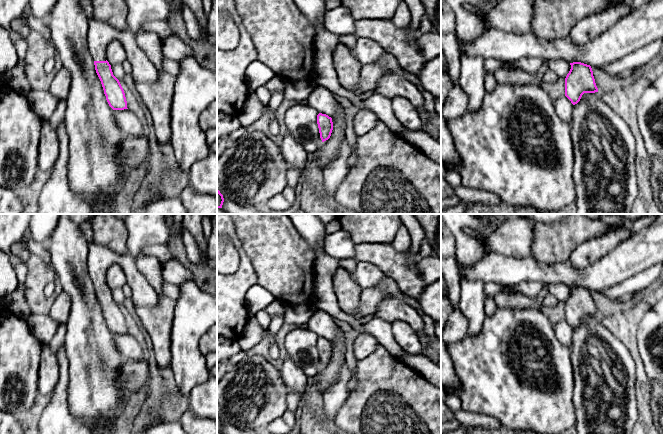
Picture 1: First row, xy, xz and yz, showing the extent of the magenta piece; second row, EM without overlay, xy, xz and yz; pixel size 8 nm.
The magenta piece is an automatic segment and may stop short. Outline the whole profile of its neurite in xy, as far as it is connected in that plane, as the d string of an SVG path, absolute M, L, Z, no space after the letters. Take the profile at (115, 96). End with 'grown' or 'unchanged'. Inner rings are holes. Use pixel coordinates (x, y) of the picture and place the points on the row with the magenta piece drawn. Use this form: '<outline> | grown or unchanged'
M88 18L87 41L89 51L106 100L113 110L128 108L124 90L119 80L113 75L111 65L106 58L106 49L111 41L118 40L122 43L136 82L155 83L158 80L156 67L137 45L135 35L129 29L119 31L102 20Z | grown

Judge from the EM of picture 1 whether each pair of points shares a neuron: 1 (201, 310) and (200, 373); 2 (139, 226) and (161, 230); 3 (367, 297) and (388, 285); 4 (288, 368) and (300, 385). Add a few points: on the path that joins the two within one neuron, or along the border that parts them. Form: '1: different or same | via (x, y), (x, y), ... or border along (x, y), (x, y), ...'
1: same | via (190, 326), (190, 357)
2: same | via (144, 226), (149, 226), (156, 230)
3: same | via (372, 296), (383, 290)
4: same | via (291, 372), (296, 381)

